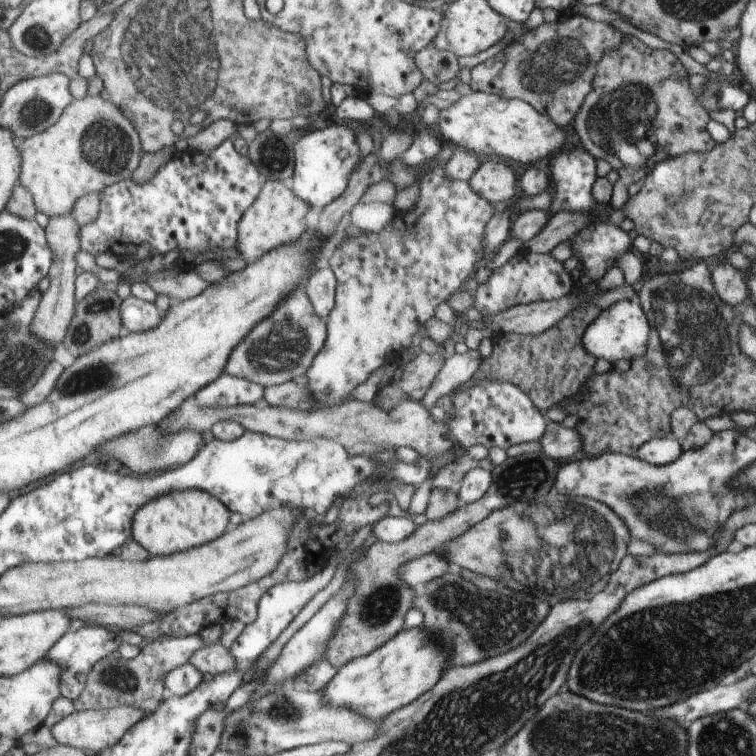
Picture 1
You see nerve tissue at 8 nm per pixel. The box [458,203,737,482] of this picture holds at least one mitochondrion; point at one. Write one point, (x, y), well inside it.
(697, 312)

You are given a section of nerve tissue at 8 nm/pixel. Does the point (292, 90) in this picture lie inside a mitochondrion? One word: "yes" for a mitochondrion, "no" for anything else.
no

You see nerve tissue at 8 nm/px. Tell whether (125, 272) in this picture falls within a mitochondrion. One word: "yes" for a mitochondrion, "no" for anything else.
no

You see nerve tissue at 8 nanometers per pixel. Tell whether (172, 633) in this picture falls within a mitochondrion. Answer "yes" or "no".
no

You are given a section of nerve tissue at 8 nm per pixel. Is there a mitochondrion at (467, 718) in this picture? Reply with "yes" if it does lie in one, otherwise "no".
yes

